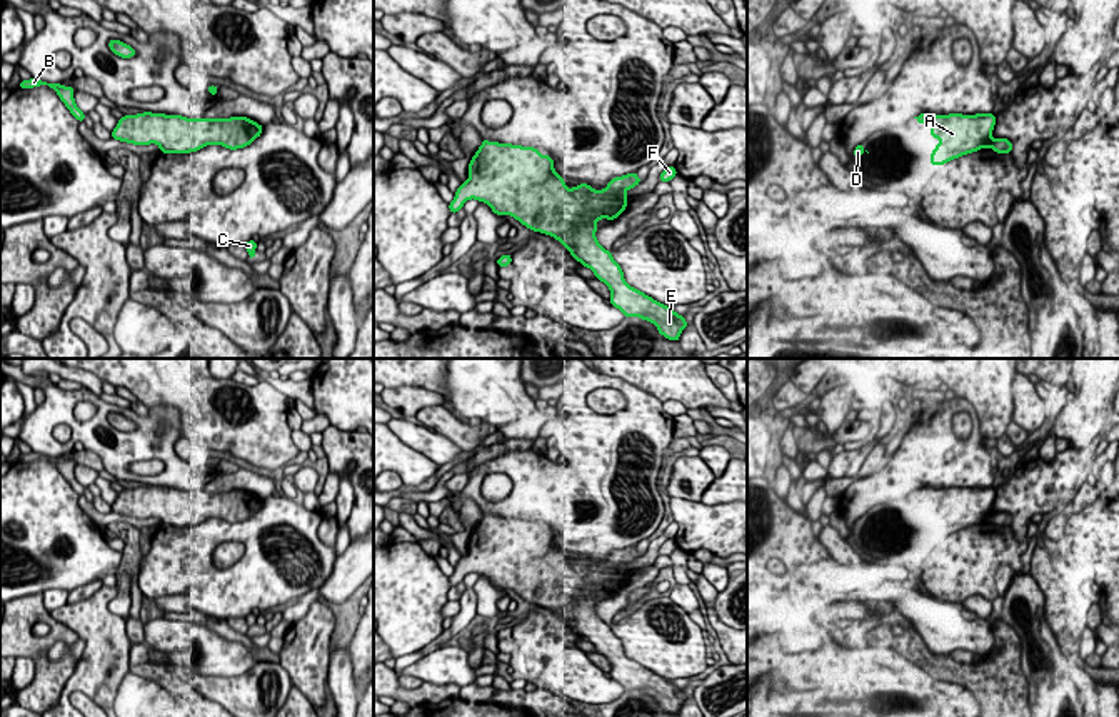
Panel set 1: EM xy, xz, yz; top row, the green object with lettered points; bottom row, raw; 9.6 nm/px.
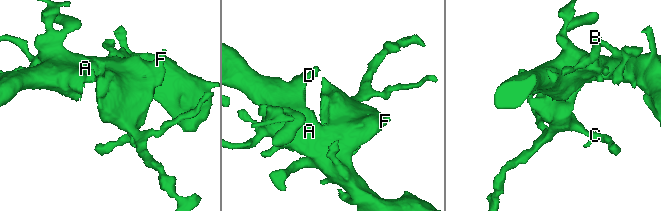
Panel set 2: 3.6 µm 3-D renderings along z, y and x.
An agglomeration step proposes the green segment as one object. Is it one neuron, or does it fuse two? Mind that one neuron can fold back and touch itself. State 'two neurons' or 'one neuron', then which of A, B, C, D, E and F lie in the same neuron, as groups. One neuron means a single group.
one neuron; A B C D E F

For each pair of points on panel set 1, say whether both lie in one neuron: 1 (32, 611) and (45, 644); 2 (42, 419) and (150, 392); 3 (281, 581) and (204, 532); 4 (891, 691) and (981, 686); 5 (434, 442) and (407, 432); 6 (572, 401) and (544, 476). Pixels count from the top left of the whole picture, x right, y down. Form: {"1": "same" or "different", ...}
{"1": "same", "2": "different", "3": "same", "4": "different", "5": "same", "6": "same"}

